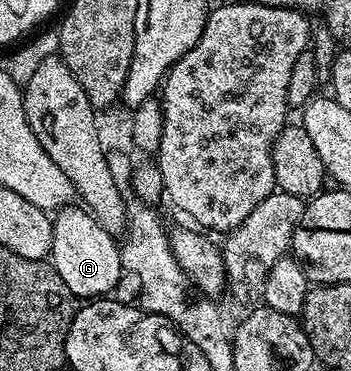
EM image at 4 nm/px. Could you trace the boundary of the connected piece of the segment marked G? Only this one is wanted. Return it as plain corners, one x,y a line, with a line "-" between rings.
77,204
62,206
56,211
49,258
55,272
63,276
63,284
67,284
67,288
71,288
71,292
79,300
96,300
112,295
112,290
120,284
121,276
123,277
118,239
106,232
88,210

